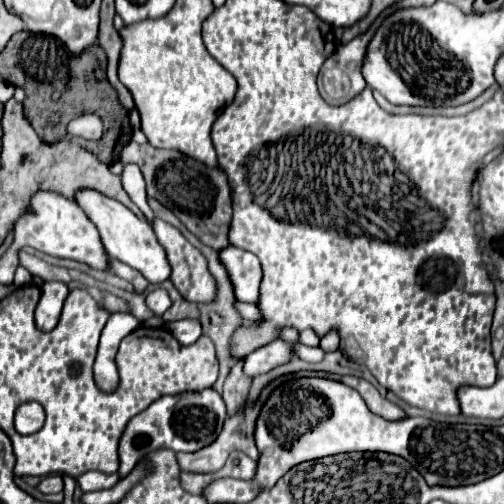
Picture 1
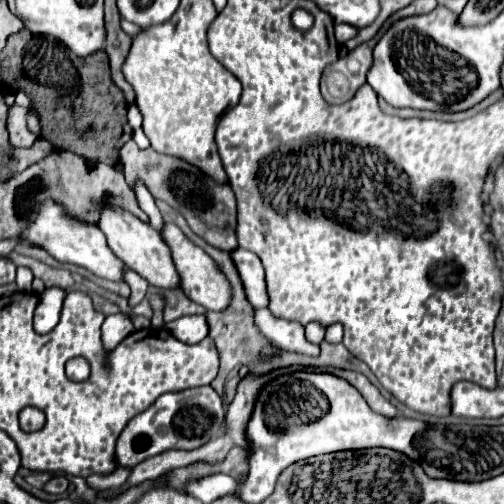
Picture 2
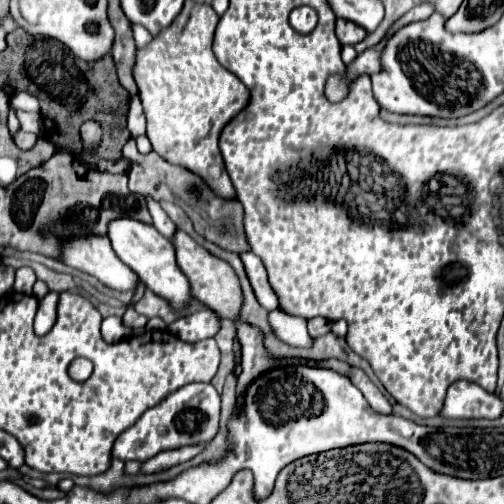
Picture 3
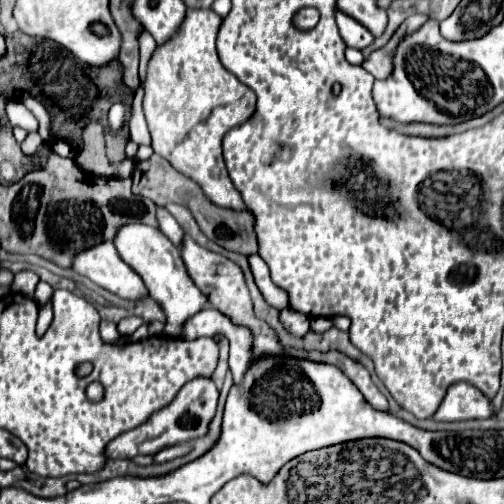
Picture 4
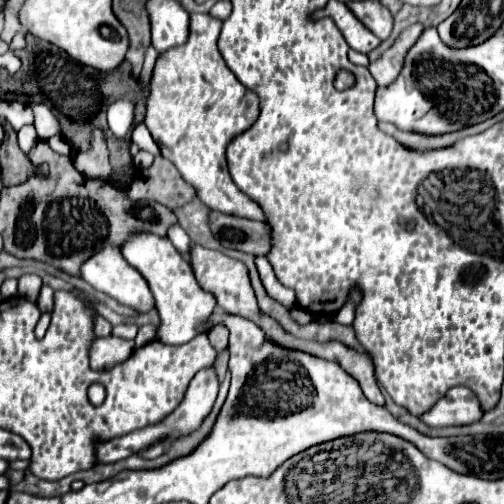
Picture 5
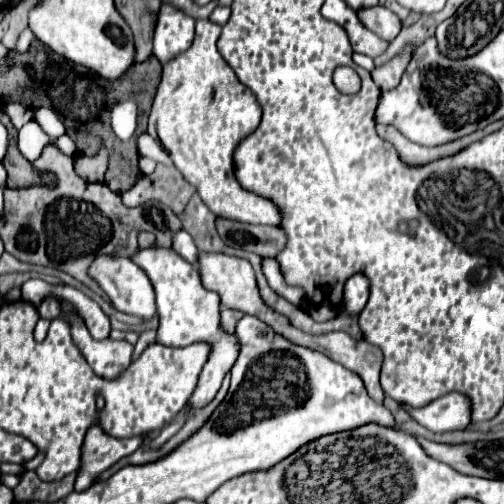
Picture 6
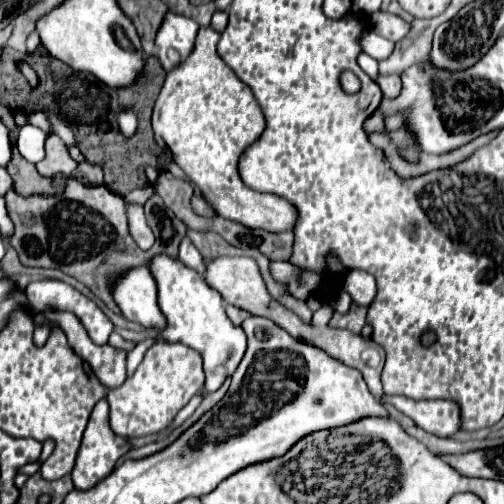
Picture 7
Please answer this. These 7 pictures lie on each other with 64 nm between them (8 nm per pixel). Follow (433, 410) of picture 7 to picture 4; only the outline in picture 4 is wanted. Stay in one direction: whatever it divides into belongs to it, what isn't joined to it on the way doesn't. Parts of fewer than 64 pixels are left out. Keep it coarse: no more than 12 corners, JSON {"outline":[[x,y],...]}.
{"outline":[[458,382],[432,414],[436,422],[492,416],[478,388]]}

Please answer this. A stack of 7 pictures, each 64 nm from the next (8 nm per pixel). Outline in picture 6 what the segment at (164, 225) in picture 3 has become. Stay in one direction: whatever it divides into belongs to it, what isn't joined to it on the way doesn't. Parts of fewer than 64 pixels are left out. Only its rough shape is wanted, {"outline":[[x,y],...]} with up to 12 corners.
{"outline":[[188,232],[174,236],[174,252],[198,264],[198,248]]}

